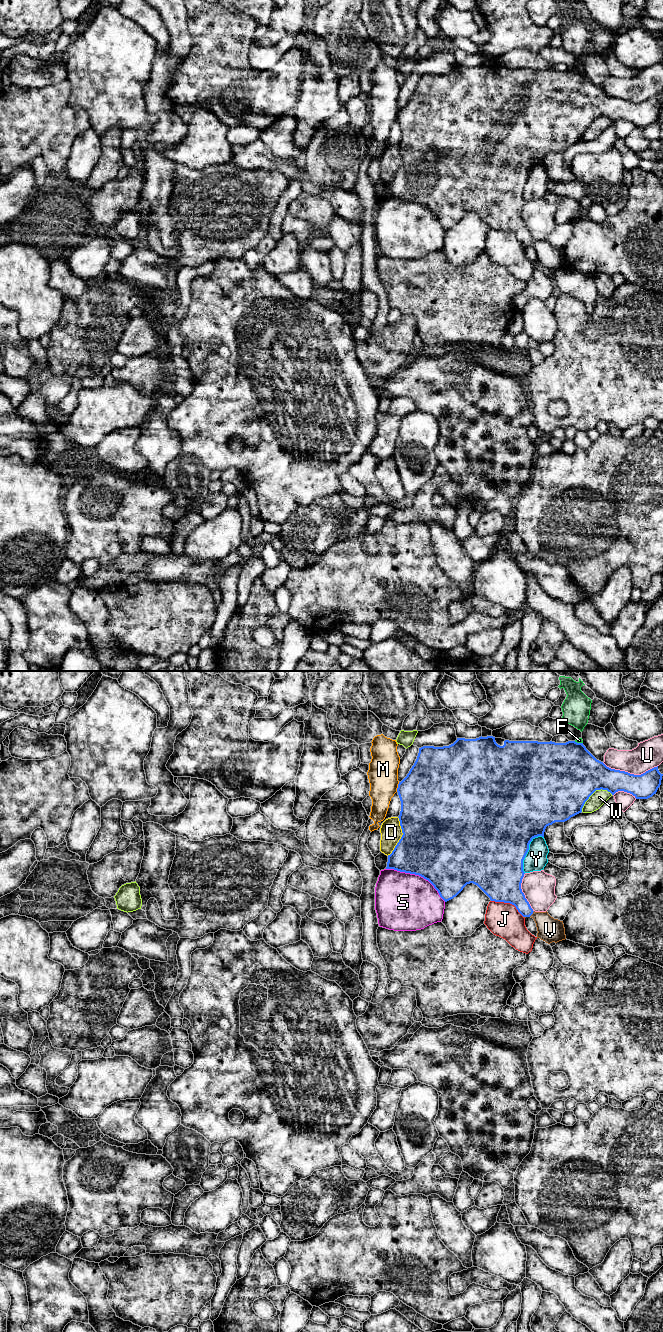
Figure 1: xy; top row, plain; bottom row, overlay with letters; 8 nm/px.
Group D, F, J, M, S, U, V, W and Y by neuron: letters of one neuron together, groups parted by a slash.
D / F / J / M / S / U / V / W / Y

